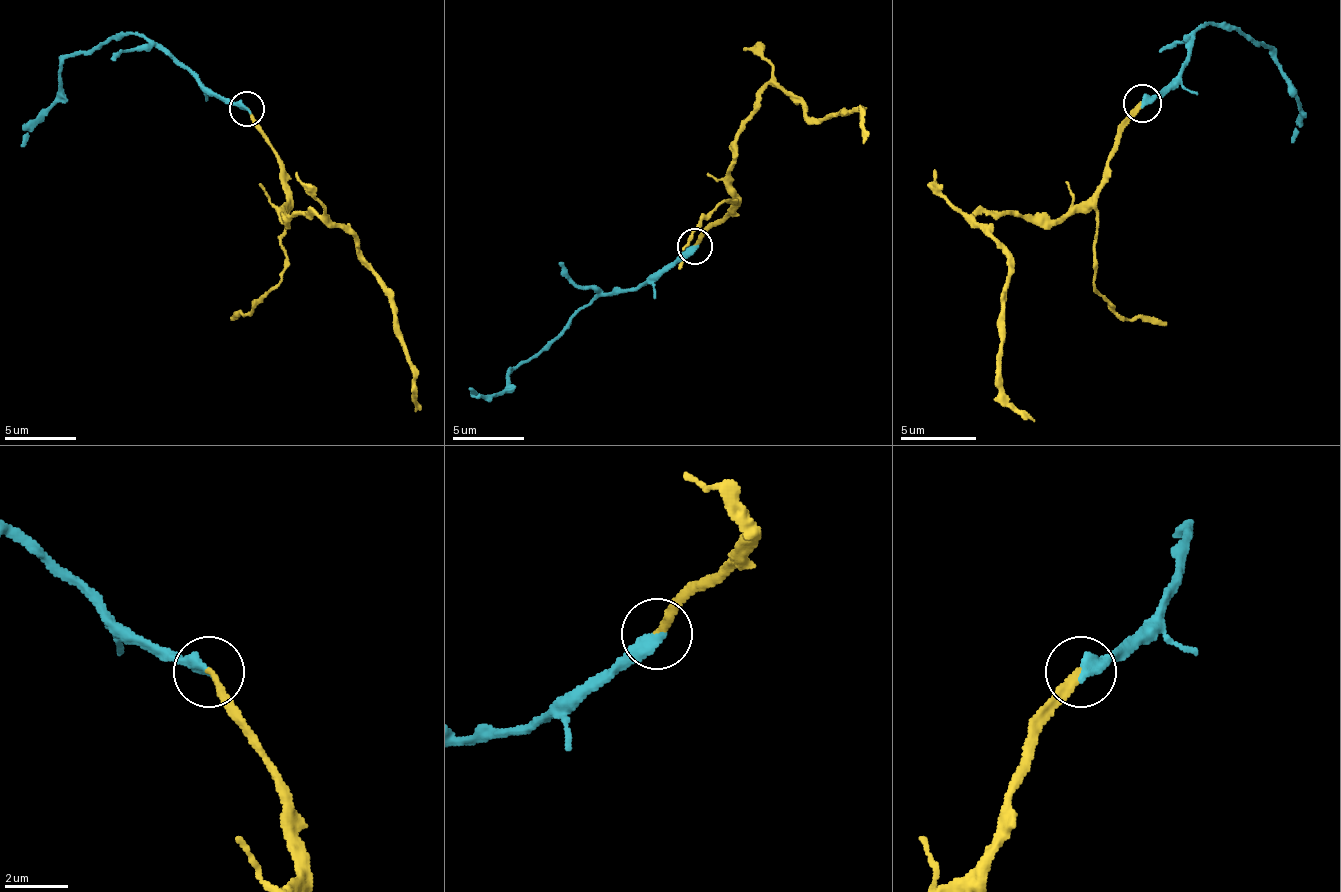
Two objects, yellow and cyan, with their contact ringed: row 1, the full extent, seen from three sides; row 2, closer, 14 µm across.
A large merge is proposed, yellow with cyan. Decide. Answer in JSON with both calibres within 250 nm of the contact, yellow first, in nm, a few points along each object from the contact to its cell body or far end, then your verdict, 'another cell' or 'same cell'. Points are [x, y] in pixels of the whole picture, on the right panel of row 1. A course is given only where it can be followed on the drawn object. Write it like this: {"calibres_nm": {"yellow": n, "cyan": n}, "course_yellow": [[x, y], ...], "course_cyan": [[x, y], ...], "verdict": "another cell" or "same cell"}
{"calibres_nm": {"yellow": 200, "cyan": 400}, "course_yellow": [[1143, 104], [1109, 156], [1105, 183], [1086, 202], [1052, 221], [973, 217], [1007, 258], [1003, 394], [1033, 421]], "course_cyan": [[1143, 104], [1188, 62], [1188, 43], [1200, 28], [1230, 24], [1275, 55], [1298, 100], [1298, 134], [1290, 141]], "verdict": "same cell"}

